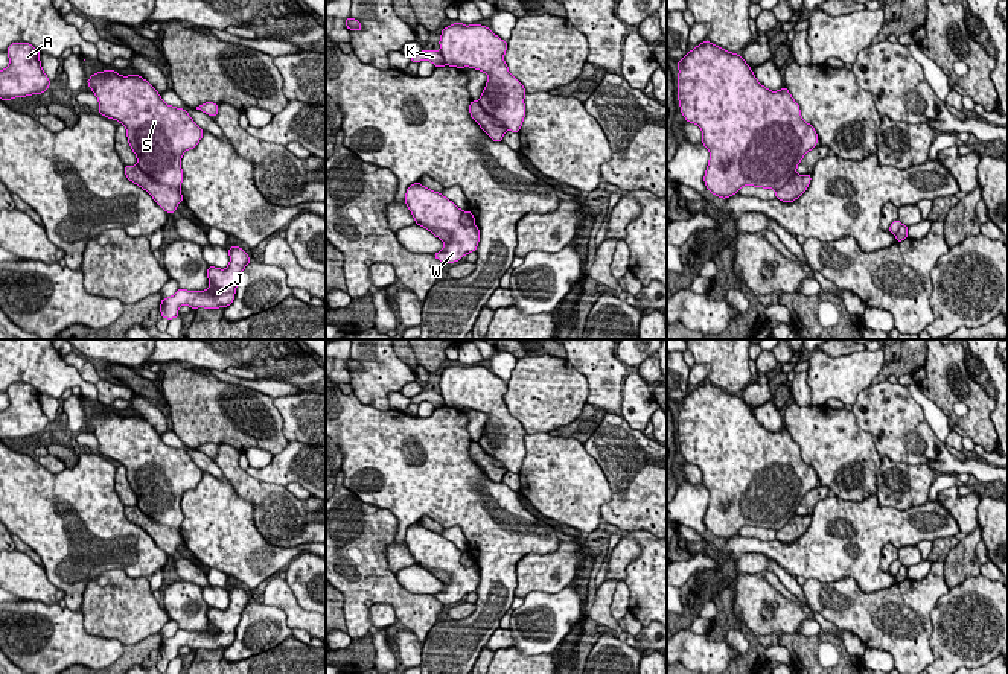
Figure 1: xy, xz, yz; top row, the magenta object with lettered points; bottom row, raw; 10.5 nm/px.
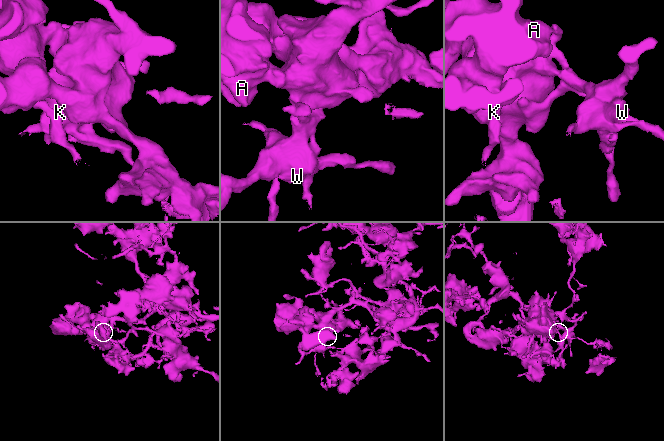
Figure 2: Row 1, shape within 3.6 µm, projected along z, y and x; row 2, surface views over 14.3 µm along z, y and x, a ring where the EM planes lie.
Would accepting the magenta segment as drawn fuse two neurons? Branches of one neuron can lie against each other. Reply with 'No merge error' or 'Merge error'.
Merge error

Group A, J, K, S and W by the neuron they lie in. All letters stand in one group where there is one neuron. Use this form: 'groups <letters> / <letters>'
groups A J S W / K

